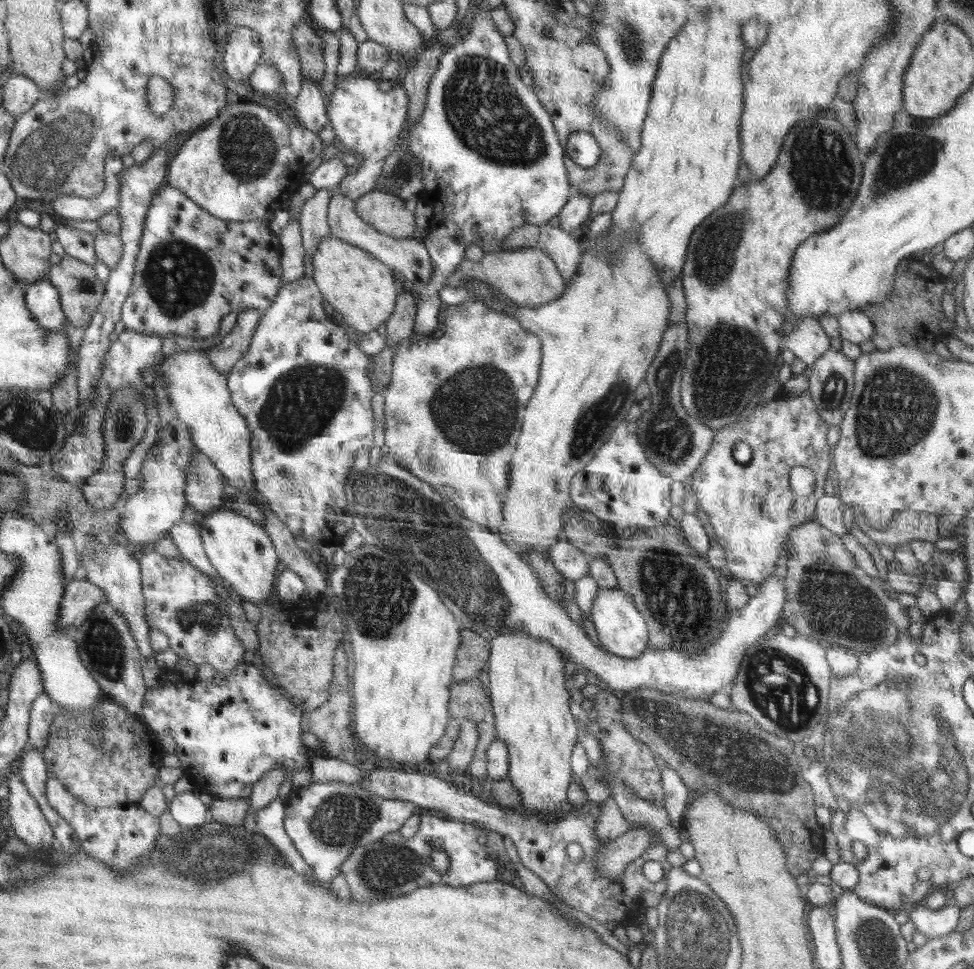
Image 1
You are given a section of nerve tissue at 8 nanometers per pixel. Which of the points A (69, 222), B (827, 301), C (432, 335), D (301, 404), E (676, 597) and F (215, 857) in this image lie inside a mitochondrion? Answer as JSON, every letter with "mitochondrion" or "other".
{"A":"other","B":"other","C":"other","D":"mitochondrion","E":"mitochondrion","F":"mitochondrion"}

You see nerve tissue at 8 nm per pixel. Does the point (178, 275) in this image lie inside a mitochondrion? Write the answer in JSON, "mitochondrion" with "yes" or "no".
{"mitochondrion":"yes"}

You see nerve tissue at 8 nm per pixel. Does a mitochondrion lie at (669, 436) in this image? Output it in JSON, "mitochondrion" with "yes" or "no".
{"mitochondrion":"yes"}

